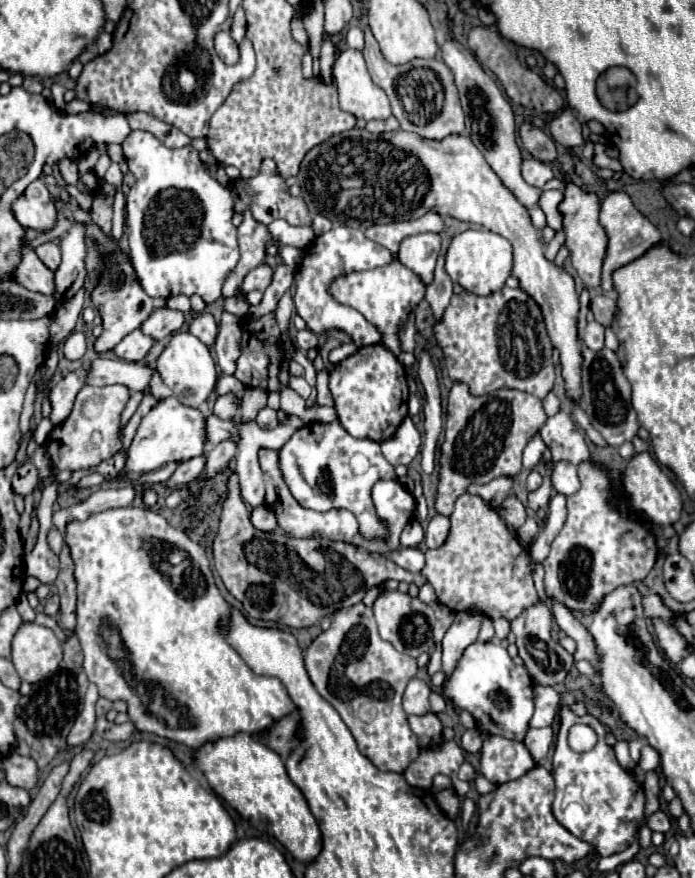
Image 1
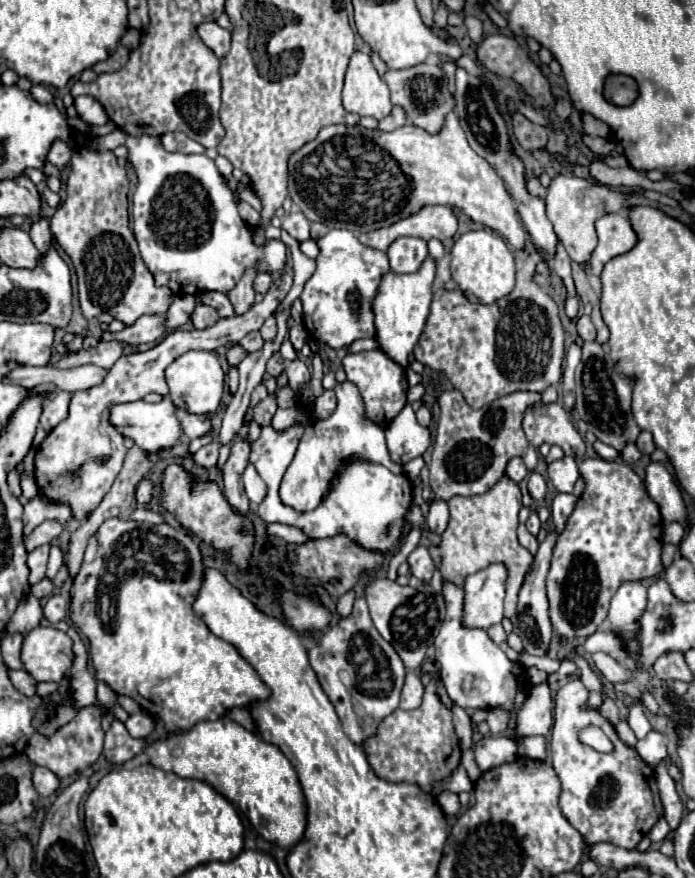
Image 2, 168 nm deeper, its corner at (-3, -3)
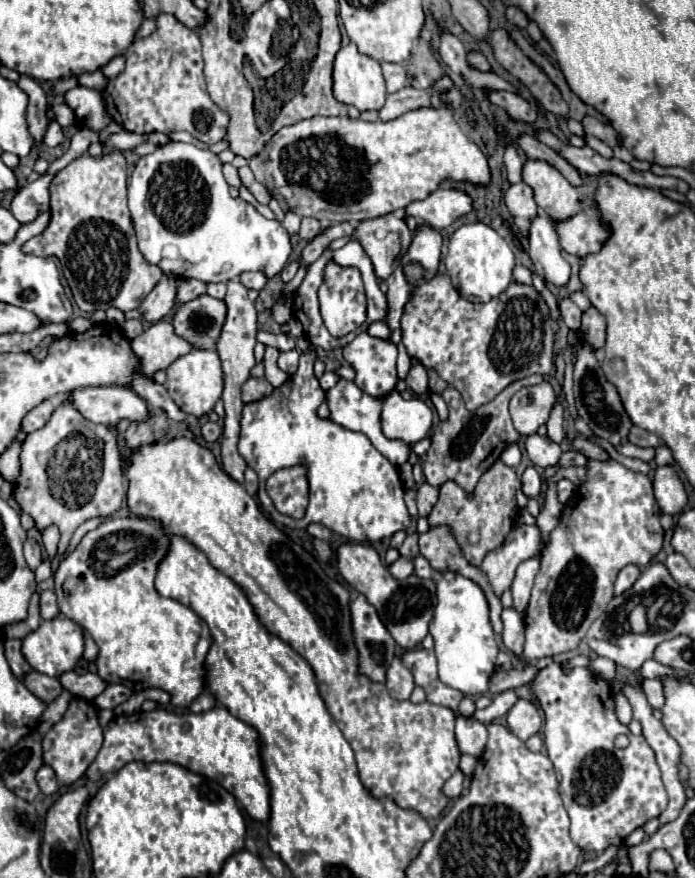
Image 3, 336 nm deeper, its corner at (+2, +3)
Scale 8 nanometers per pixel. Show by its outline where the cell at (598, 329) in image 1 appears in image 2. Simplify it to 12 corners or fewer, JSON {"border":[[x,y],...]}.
{"border":[[590,316],[576,318],[578,336],[586,342],[594,342],[596,330]]}

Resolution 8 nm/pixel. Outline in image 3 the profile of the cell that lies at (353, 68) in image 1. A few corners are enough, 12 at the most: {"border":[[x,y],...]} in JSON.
{"border":[[355,44],[339,50],[333,94],[357,110],[387,98],[381,66]]}

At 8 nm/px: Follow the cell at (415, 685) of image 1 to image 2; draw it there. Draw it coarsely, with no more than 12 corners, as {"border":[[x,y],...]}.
{"border":[[408,672],[400,694],[400,710],[422,702],[424,686],[418,672]]}

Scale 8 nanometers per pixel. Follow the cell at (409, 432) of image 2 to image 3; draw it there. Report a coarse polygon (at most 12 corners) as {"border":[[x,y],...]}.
{"border":[[399,392],[383,400],[383,434],[407,446],[427,438],[433,412]]}

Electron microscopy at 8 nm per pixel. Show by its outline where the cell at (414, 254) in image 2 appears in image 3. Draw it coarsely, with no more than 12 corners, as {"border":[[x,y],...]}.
{"border":[[403,218],[359,222],[359,240],[385,280],[409,248]]}

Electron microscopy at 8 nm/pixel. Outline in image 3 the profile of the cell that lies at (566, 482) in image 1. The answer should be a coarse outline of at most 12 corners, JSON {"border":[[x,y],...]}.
{"border":[[527,436],[531,462],[541,468],[555,466],[563,454],[547,436]]}

